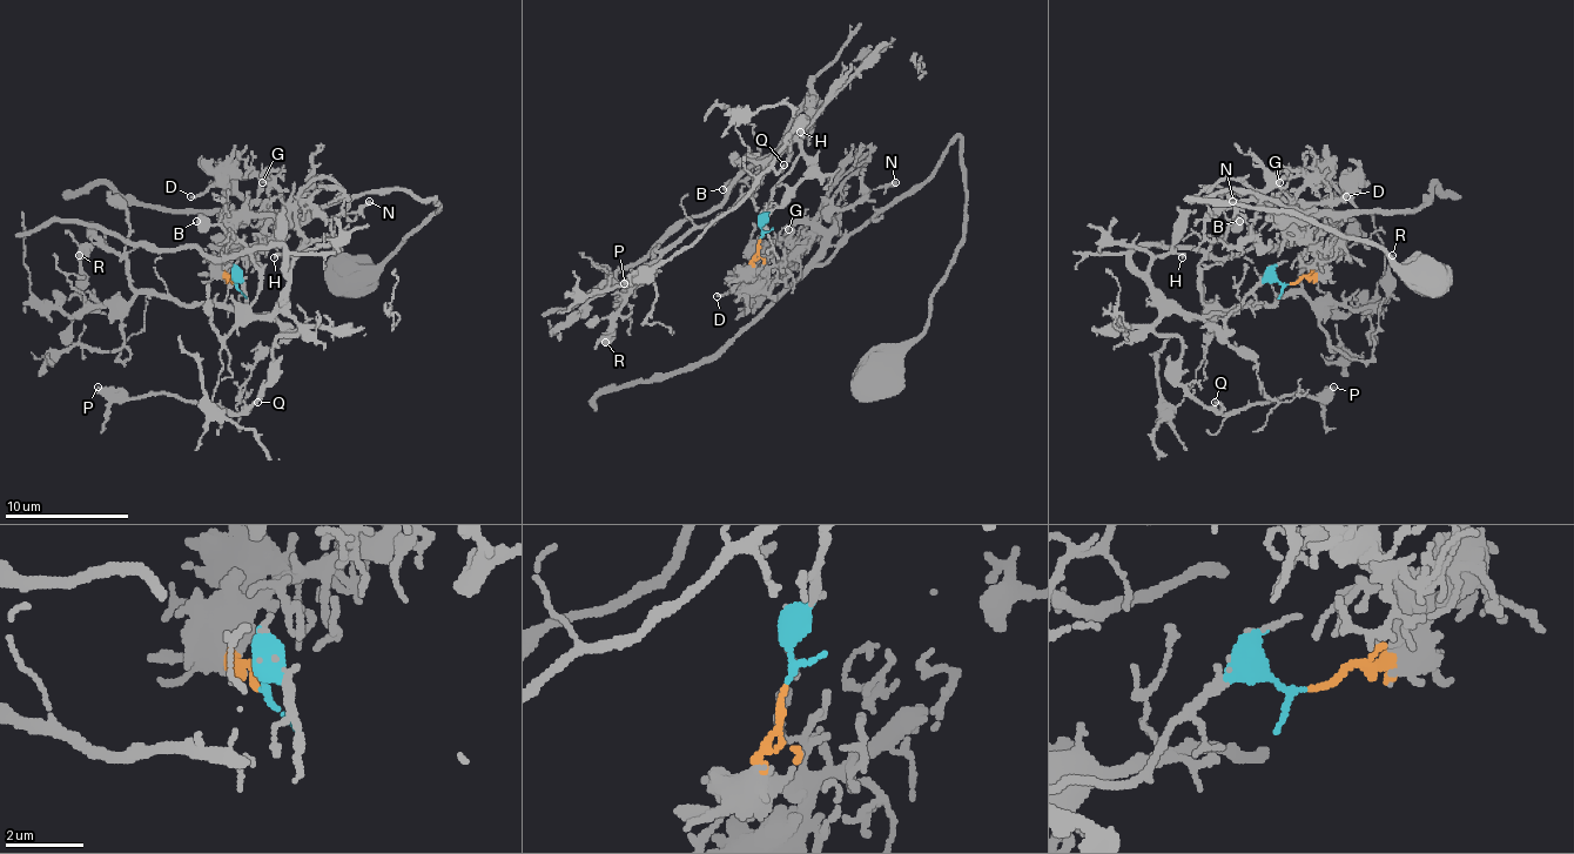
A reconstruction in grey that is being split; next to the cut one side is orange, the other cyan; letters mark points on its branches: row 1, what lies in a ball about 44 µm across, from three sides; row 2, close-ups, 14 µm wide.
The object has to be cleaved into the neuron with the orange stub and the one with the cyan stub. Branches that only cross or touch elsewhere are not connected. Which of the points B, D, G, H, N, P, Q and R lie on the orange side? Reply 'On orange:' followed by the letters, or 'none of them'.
On orange: D, G, N

